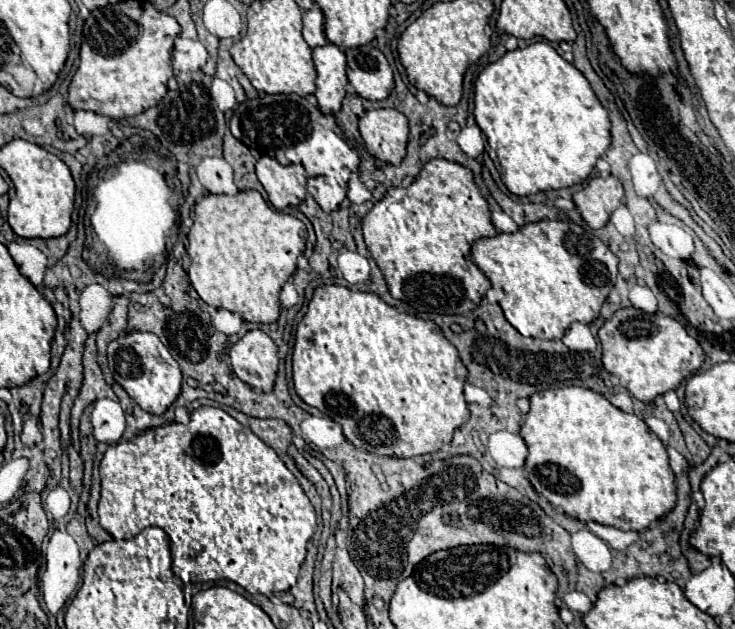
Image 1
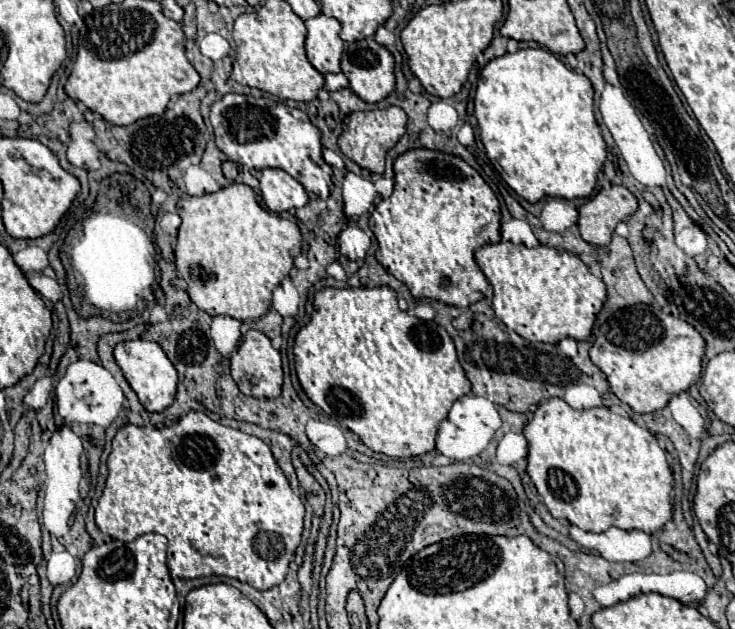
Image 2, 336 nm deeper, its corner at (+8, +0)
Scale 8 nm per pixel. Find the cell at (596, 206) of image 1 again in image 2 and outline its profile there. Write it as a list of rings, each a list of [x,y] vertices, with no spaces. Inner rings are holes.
[[[624,186],[598,190],[586,204],[578,208],[580,236],[596,246],[610,244],[612,232],[620,220],[626,220],[636,210],[636,198]]]

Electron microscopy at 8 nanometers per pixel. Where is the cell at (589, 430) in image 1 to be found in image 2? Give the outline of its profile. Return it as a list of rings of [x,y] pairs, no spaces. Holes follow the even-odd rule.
[[[548,398],[538,404],[534,418],[524,426],[524,436],[528,440],[526,472],[554,518],[564,518],[590,532],[604,532],[614,524],[622,530],[636,528],[646,534],[662,530],[672,518],[672,472],[666,452],[660,448],[656,436],[634,420],[610,412],[608,406],[576,410],[562,398]]]

